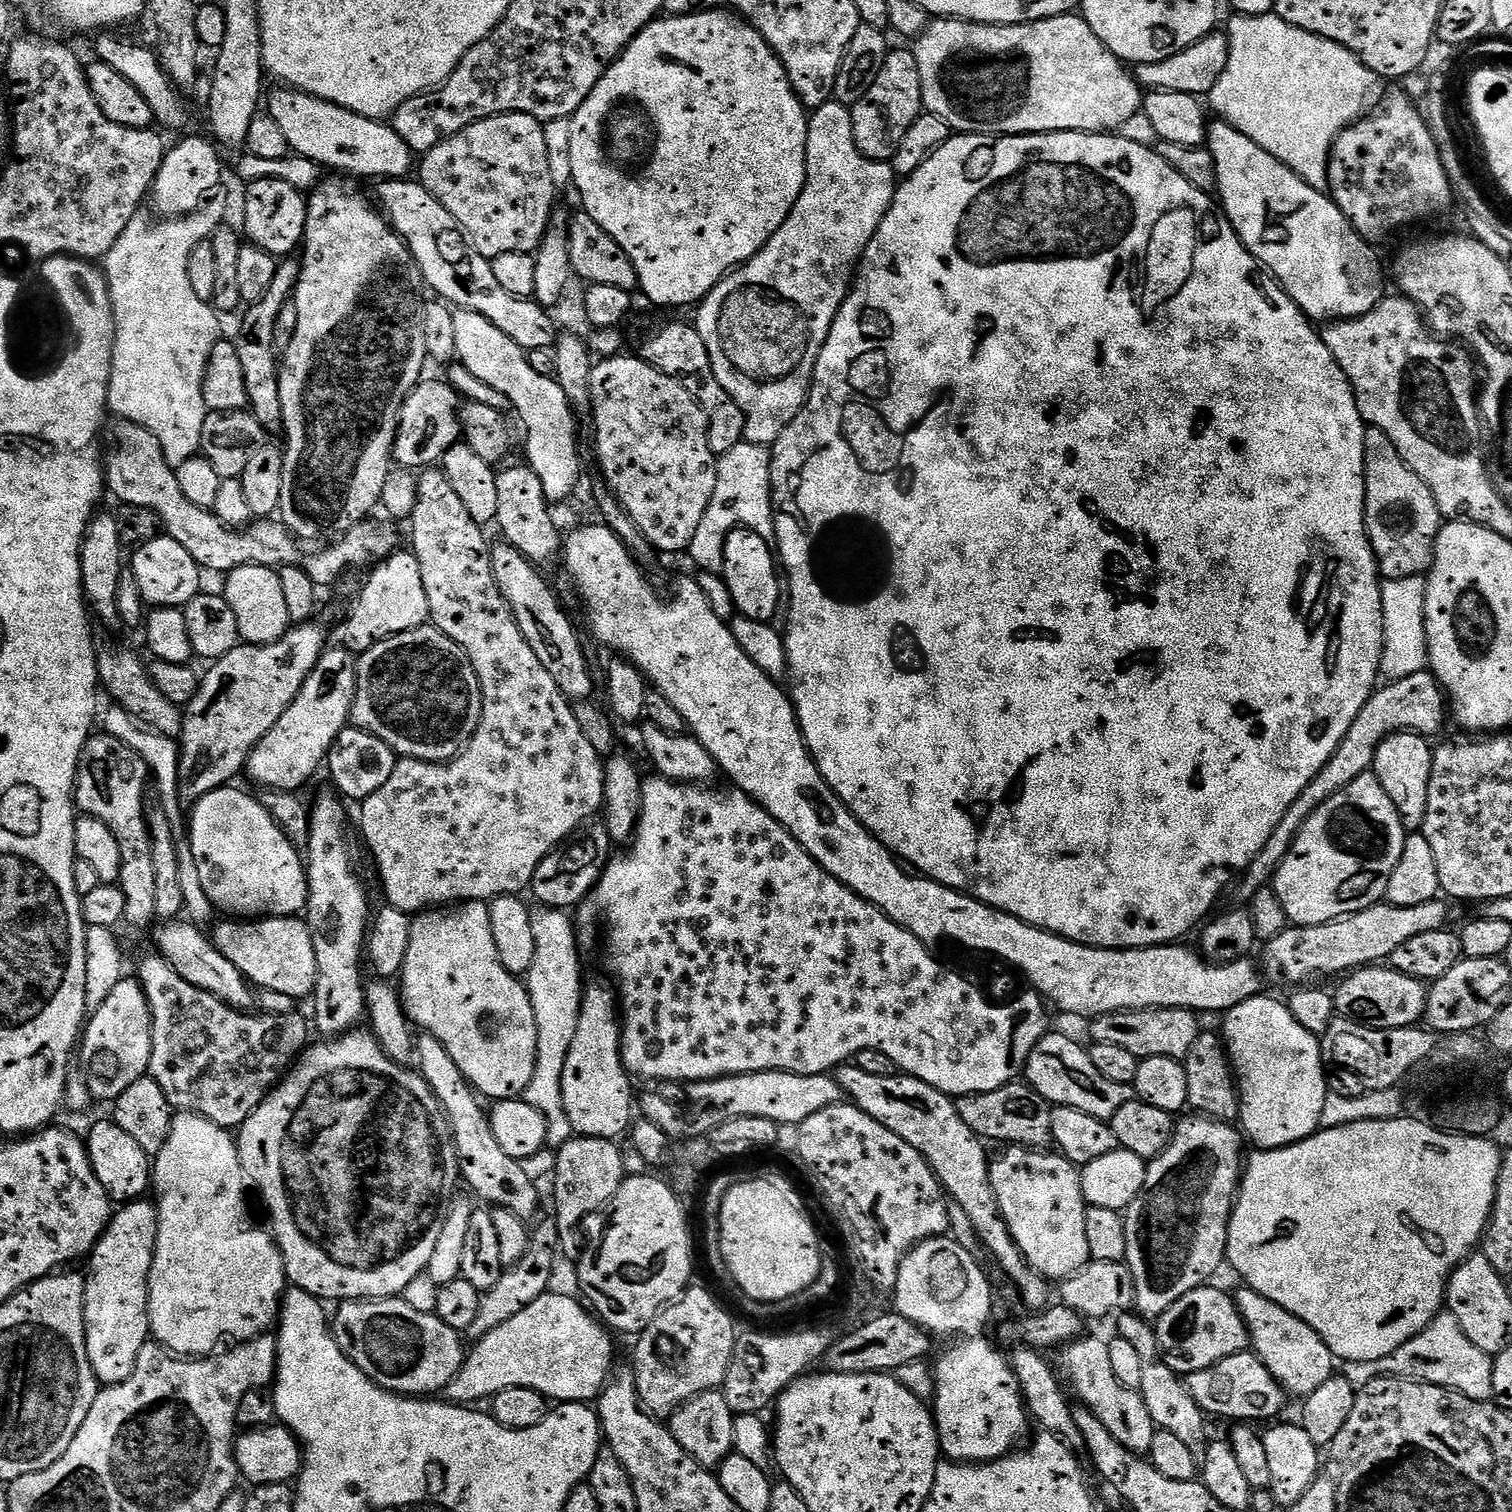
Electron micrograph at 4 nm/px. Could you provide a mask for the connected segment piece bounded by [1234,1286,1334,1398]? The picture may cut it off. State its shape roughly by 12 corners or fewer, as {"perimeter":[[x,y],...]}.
{"perimeter":[[1253,1288],[1234,1292],[1251,1351],[1285,1393],[1334,1375],[1302,1318]]}

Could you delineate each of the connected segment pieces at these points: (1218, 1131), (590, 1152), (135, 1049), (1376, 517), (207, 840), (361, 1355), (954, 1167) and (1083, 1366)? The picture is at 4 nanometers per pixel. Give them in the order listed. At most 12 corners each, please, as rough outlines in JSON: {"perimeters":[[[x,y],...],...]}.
{"perimeters":[[[1188,1114],[1123,1213],[1135,1311],[1228,1254],[1242,1136]],[[573,1135],[556,1156],[556,1235],[582,1228],[625,1180],[615,1140]],[[126,976],[93,1011],[78,1058],[93,1099],[147,1075],[152,1015]],[[1364,430],[1364,521],[1381,577],[1424,576],[1438,502]],[[248,792],[192,814],[202,890],[228,918],[299,917],[302,852]],[[403,1298],[346,1300],[342,1354],[379,1388],[440,1394],[461,1333]],[[835,1069],[841,1093],[910,1142],[983,1251],[1049,1307],[1001,1218],[985,1141],[918,1078]],[[1088,1334],[1058,1368],[1083,1407],[1147,1454],[1158,1427],[1139,1391],[1114,1378],[1108,1340]]]}

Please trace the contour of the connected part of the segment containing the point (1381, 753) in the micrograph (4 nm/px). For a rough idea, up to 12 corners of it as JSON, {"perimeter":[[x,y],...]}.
{"perimeter":[[1417,732],[1380,743],[1372,771],[1412,830],[1423,825],[1434,748]]}

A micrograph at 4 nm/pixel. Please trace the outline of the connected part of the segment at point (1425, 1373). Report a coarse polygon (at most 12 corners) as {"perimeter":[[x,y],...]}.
{"perimeter":[[1441,1310],[1378,1362],[1347,1362],[1356,1389],[1379,1376],[1493,1399],[1493,1357]]}

